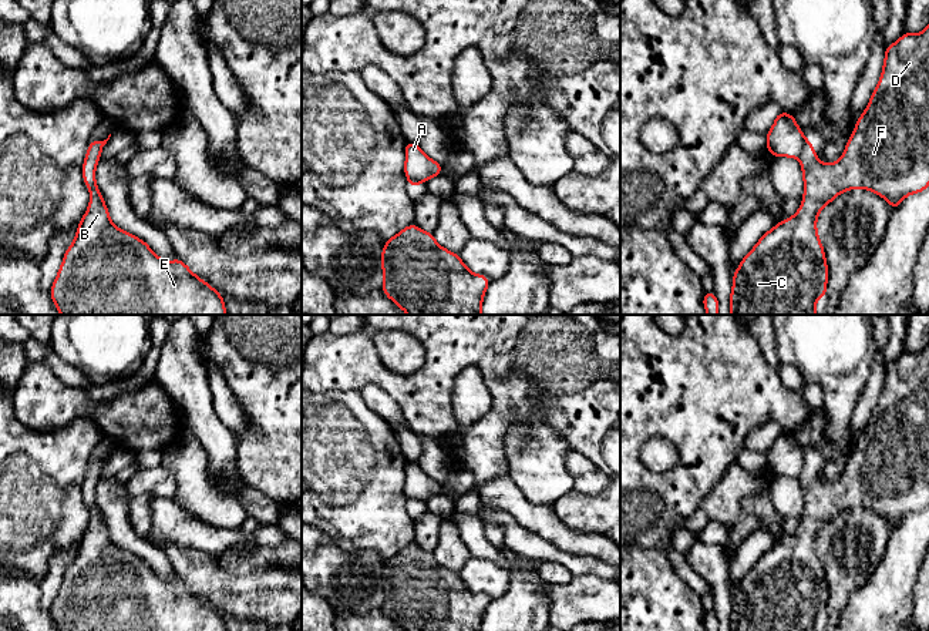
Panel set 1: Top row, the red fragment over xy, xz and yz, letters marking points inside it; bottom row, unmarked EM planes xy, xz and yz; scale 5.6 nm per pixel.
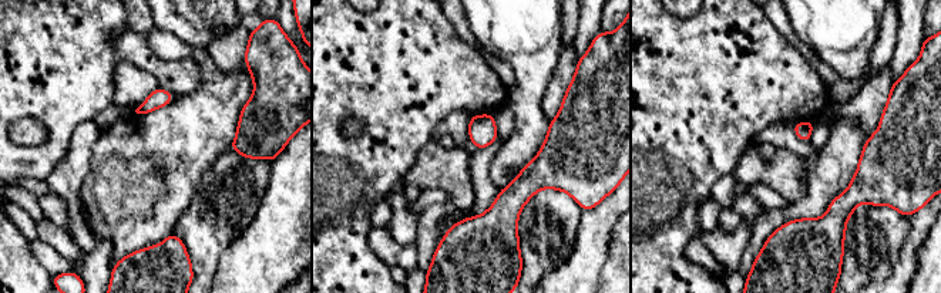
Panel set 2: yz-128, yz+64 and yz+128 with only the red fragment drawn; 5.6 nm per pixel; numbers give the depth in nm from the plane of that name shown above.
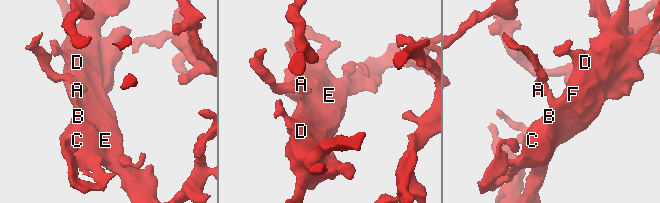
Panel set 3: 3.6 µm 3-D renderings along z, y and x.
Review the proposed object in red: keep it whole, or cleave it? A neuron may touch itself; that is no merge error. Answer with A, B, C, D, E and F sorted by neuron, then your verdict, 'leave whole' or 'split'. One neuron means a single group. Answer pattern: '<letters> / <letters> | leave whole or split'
A / B C D E F | split

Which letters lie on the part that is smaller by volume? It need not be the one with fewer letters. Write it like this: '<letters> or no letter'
A

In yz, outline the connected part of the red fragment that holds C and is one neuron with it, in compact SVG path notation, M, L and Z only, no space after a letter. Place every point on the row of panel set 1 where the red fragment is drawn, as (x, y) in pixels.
M929 26L919 34L905 31L896 43L886 46L881 80L864 114L855 121L855 131L848 138L842 157L834 164L822 164L814 144L805 140L800 164L804 178L801 207L794 217L765 232L740 262L733 275L730 315L818 315L814 303L825 298L828 282L825 251L817 232L821 209L841 192L856 188L874 191L895 209L906 195L919 194L929 187Z

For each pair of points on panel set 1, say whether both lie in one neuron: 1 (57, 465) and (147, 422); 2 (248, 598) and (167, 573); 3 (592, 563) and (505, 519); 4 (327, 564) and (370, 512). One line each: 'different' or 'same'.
1: different
2: different
3: same
4: different

